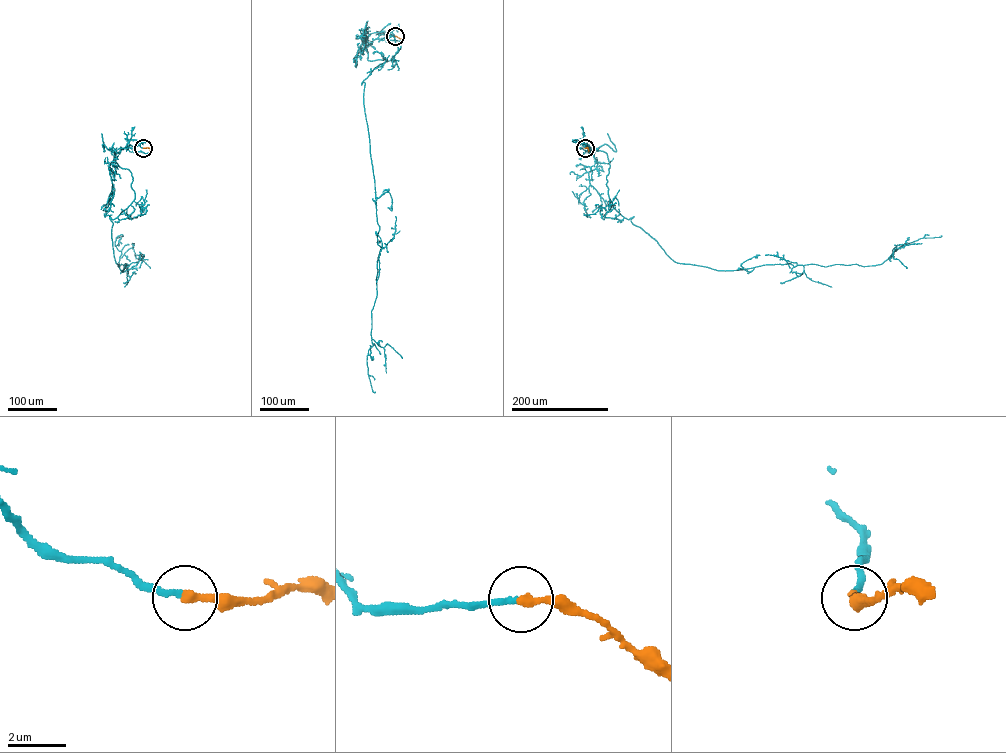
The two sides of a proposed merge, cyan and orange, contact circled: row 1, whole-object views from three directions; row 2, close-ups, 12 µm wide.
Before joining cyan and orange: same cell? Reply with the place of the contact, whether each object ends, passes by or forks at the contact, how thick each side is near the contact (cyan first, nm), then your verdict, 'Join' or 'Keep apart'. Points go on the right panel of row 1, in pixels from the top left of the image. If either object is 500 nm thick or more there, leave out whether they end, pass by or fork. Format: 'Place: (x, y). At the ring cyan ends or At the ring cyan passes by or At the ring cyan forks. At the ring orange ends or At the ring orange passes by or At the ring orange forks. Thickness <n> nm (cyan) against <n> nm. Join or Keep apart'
Place: (585, 148). At the ring cyan ends. At the ring orange ends. Thickness 200 nm (cyan) against 320 nm. Join

